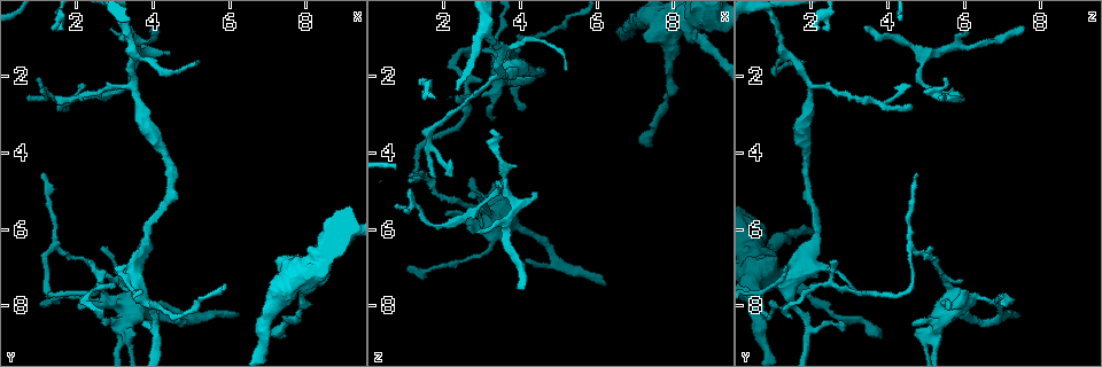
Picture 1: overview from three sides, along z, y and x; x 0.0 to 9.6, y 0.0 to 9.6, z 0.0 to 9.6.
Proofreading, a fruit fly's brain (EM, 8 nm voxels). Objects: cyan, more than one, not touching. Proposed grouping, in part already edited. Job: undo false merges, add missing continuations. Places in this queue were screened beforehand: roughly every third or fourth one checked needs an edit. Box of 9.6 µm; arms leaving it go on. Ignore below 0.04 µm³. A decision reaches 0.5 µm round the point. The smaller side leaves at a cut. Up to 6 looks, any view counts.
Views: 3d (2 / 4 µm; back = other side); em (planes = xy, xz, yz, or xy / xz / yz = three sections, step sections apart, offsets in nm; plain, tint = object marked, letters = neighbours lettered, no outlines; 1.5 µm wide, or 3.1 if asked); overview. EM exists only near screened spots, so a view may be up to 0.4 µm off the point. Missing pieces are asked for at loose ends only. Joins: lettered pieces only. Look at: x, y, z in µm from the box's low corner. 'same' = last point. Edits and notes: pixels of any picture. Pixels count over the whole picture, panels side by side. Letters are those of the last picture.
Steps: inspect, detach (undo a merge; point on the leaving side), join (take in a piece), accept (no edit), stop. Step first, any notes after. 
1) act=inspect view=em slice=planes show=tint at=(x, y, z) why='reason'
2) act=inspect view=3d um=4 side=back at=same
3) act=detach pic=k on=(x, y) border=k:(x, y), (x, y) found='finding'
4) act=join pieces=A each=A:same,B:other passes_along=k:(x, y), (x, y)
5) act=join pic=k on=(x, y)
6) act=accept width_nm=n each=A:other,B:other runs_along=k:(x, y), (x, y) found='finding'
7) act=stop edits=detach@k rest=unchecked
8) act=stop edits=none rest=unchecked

act=inspect view=em slice=planes show=letters at=(2.05, 8.05, 5.60)

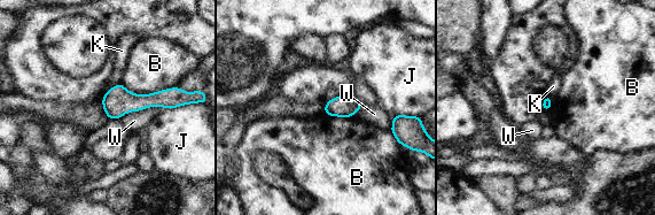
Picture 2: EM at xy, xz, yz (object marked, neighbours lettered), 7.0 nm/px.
act=accept each=B:other,J:other,K:other,W:other border=2:(121, 82), (141, 94), (174, 85) found='none of them fits'

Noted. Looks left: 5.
act=inspect view=3d um=4 at=(1.10, 2.45, 4.90) why='an open end'

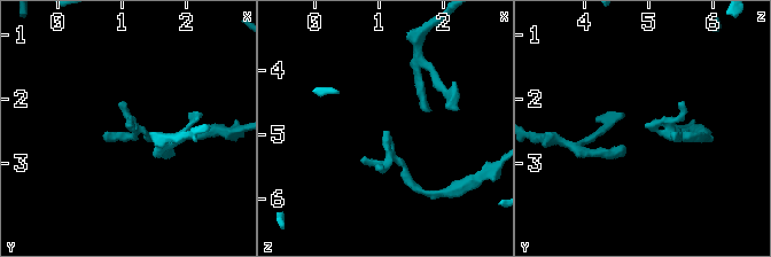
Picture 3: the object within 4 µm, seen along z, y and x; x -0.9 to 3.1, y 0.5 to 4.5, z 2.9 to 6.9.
act=inspect view=em slice=planes show=letters at=(1.15, 2.45, 4.90) why='shape alone is not enough'

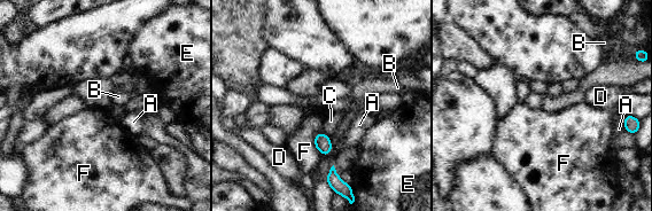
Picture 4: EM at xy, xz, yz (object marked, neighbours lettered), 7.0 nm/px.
act=accept each=A:other,B:other,C:other,D:other,E:other,F:other border=4:(319, 131), (313, 146), (321, 154) found='no lettered piece goes on from it'

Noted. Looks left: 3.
act=inspect view=3d um=4 at=(3.30, 0.70, 3.40) why='branch stops here'

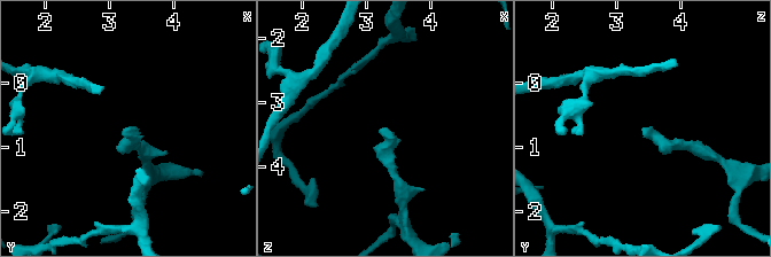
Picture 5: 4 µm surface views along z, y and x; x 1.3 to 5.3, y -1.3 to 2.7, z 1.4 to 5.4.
act=inspect view=em slice=xy step=4 show=letters at=(3.20, 0.70, 3.40) why='shape alone is not enough'

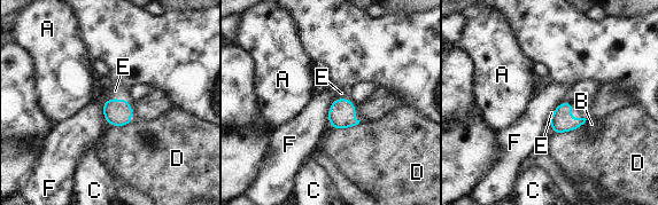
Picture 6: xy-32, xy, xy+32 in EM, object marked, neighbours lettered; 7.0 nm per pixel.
act=join pic=6 on=(575, 113) each=A:other,B:other,C:other,D:other,E:same,F:other passes_along=6:(559, 121), (567, 115), (575, 113) found='it goes on there'

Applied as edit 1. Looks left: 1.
act=stop edits=join@6 rest=unchecked

